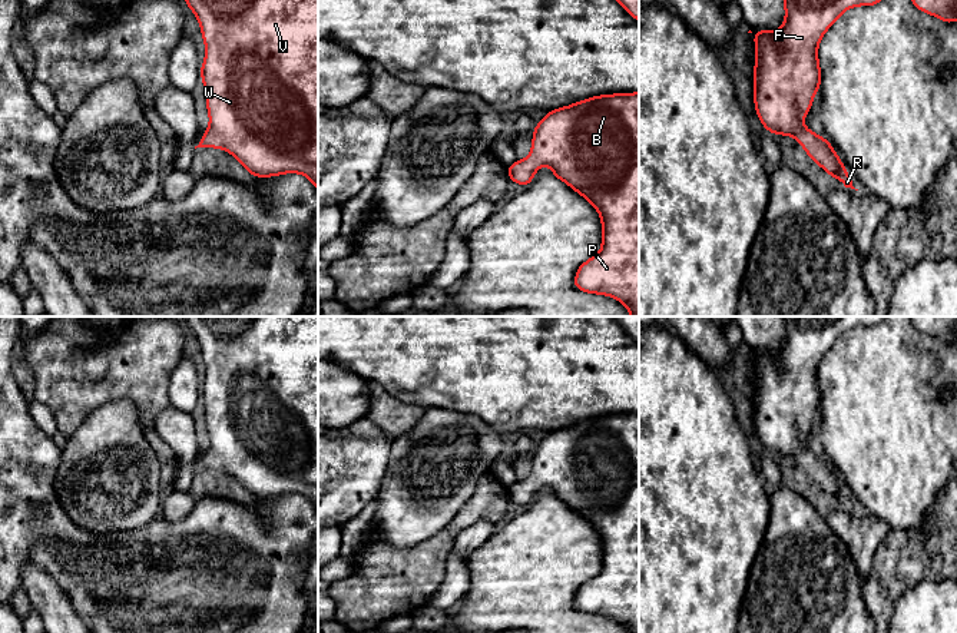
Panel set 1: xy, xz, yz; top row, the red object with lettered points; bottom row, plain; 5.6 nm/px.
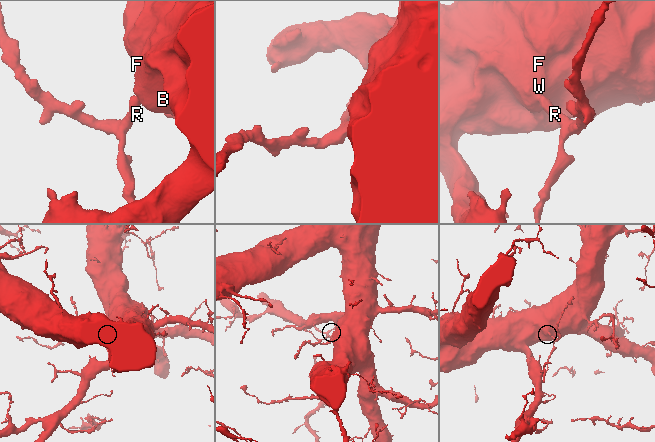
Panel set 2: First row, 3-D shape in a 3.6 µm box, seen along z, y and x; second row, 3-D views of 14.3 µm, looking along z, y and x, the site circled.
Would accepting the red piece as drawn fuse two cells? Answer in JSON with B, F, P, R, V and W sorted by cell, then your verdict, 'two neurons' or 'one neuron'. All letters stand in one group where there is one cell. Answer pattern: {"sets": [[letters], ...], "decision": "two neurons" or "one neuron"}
{"sets": [["B", "F", "P", "R", "V", "W"]], "decision": "one neuron"}

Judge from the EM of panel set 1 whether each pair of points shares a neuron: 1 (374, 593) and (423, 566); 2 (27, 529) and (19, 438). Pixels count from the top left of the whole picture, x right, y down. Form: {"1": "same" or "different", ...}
{"1": "same", "2": "same"}

